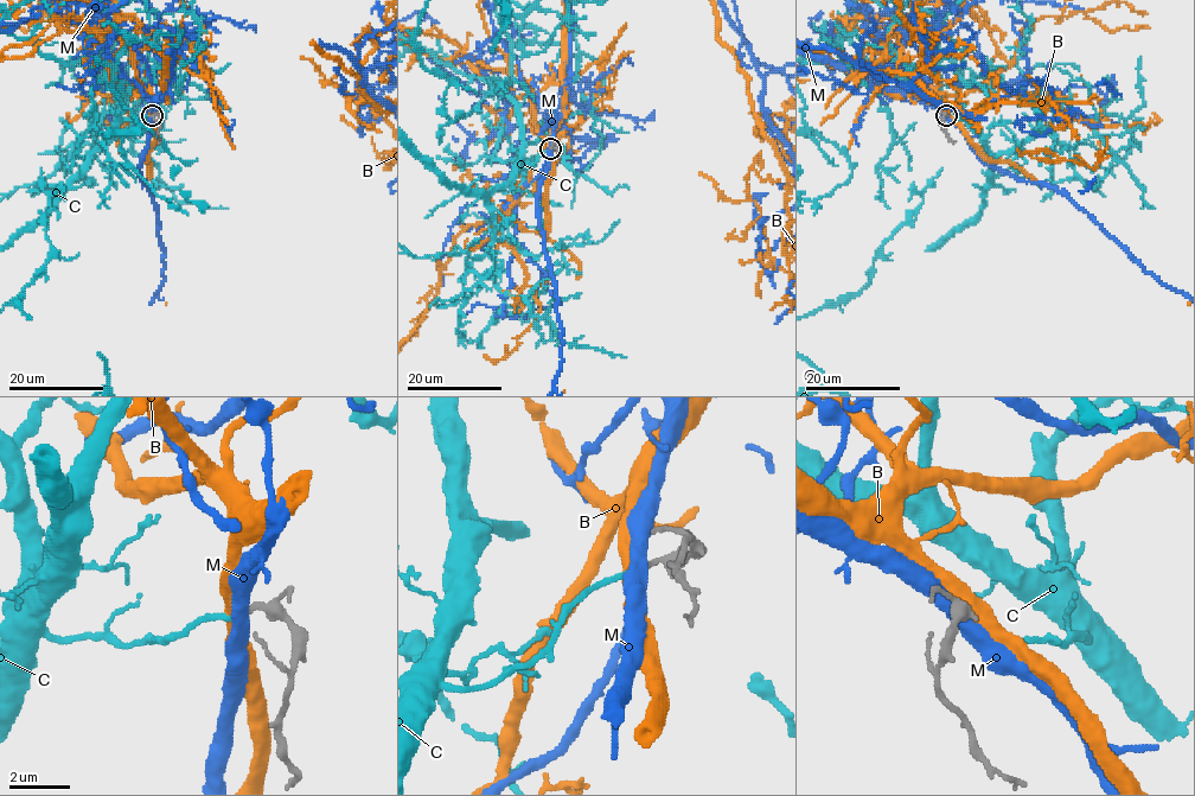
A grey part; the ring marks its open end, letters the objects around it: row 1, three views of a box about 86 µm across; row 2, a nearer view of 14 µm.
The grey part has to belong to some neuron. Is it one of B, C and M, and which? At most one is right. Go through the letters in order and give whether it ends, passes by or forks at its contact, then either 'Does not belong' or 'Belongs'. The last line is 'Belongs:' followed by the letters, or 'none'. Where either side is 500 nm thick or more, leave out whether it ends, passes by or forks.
B: Does not belong
C: It ends there. Belongs
M: It passes by. Does not belong
Belongs: C

